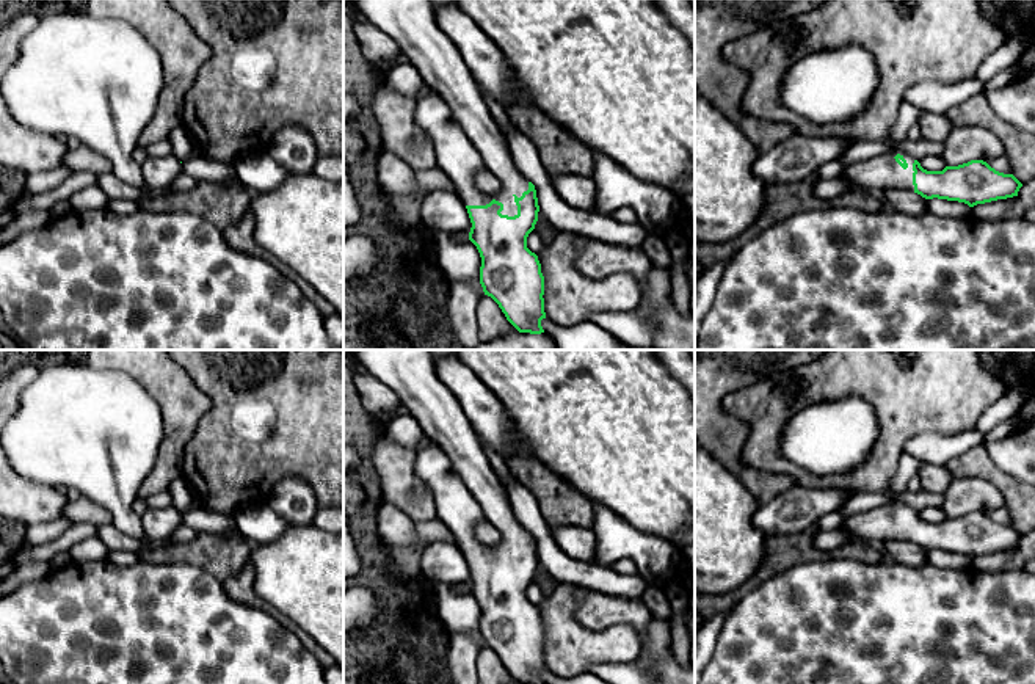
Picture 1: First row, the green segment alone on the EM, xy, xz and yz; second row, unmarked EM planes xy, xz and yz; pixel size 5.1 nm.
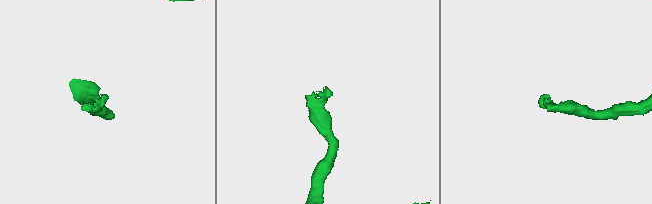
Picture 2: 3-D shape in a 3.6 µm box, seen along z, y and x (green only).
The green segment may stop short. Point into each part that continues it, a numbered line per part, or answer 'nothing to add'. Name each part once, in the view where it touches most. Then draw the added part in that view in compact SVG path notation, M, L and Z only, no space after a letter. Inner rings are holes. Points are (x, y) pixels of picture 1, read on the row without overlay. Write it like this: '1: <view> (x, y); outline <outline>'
1: xz (466, 490); outline M353 350L353 353L354 362L397 392L401 405L431 439L428 447L419 449L414 471L430 488L436 504L436 518L452 530L464 557L486 557L496 551L503 555L502 566L518 566L514 549L521 549L528 541L528 532L516 519L508 491L489 466L485 446L459 400L438 378L430 350ZM483 521L500 532L500 543L494 548L480 543L475 537L474 527Z

